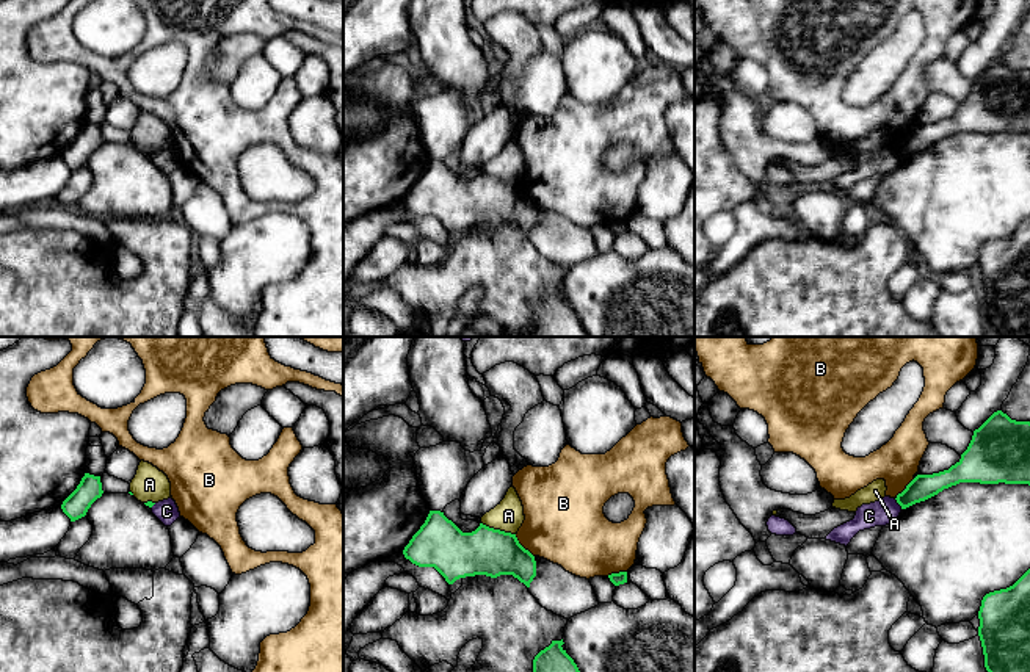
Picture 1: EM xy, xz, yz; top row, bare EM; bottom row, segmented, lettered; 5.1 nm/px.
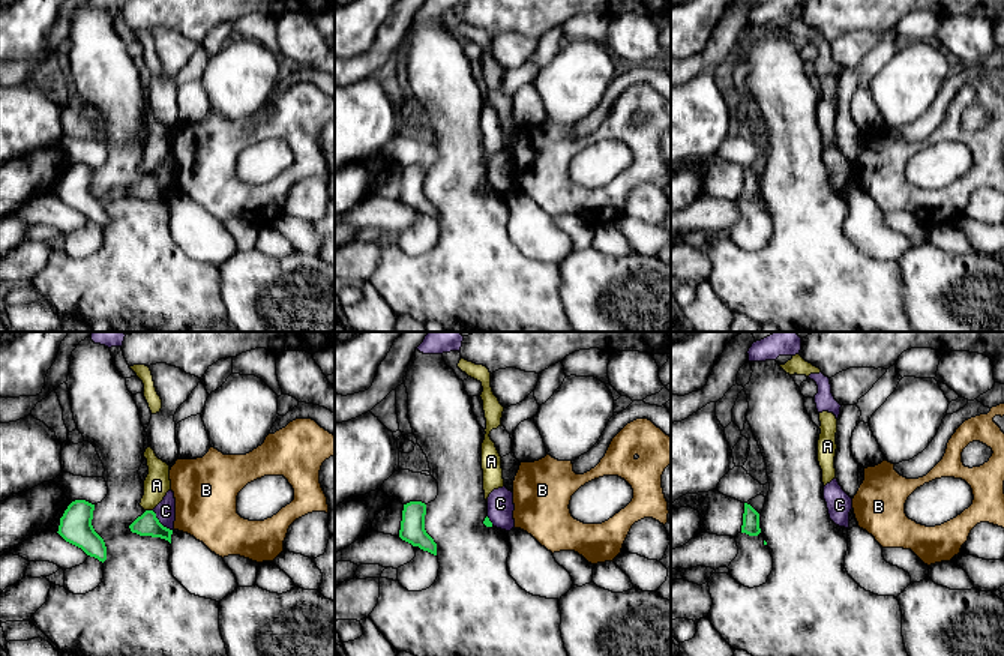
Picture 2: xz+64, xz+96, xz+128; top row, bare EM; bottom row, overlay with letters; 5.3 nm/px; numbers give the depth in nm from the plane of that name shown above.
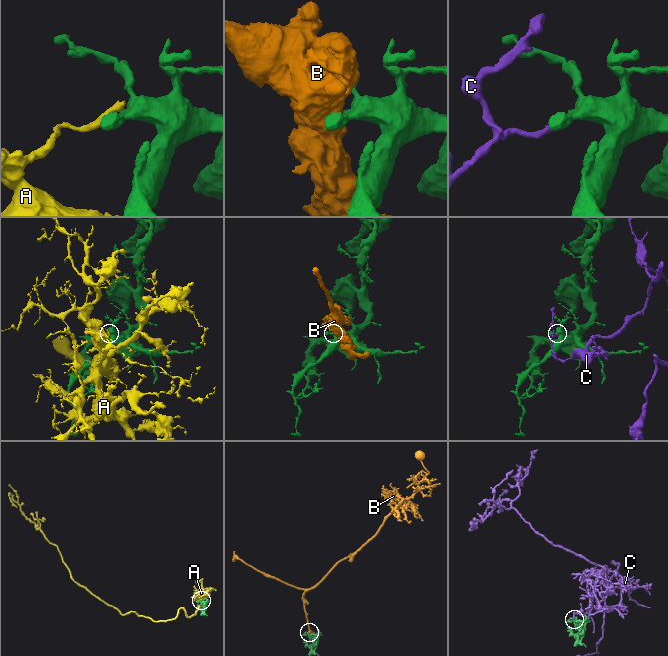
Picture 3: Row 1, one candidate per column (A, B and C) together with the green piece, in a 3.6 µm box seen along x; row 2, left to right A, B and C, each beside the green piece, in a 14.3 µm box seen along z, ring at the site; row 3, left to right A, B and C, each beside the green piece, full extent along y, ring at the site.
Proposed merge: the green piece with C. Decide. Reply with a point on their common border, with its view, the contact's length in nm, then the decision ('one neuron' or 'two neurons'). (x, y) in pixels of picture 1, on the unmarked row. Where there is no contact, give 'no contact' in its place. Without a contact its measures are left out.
yz (897, 151) | 70 nm | two neurons

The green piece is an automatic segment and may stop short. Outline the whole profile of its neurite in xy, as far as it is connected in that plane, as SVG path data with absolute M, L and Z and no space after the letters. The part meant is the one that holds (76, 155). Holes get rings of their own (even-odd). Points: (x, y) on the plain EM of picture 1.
M85 122L77 138L63 150L61 158L75 171L86 164L91 154L103 143L100 125Z

